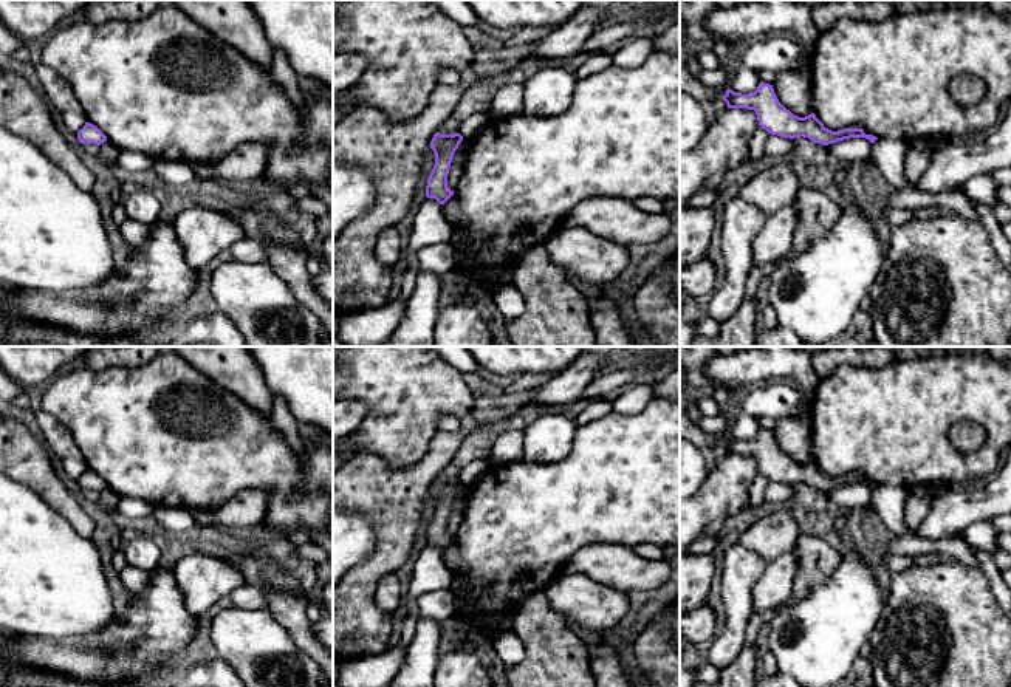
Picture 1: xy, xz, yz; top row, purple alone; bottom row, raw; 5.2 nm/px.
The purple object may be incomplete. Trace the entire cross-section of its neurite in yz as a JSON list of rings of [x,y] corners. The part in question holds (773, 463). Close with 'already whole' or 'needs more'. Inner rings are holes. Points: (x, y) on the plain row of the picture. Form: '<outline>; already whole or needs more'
[[[760,429],[754,439],[742,441],[726,436],[723,443],[728,455],[748,455],[757,461],[759,472],[771,481],[782,484],[808,484],[817,490],[828,492],[850,484],[865,484],[872,490],[878,486],[865,481],[862,475],[842,475],[831,478],[814,460],[799,464],[787,456],[777,446],[773,432]]]; already whole

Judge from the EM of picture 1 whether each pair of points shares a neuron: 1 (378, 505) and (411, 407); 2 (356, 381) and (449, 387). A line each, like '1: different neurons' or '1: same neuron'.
1: different neurons
2: same neuron

